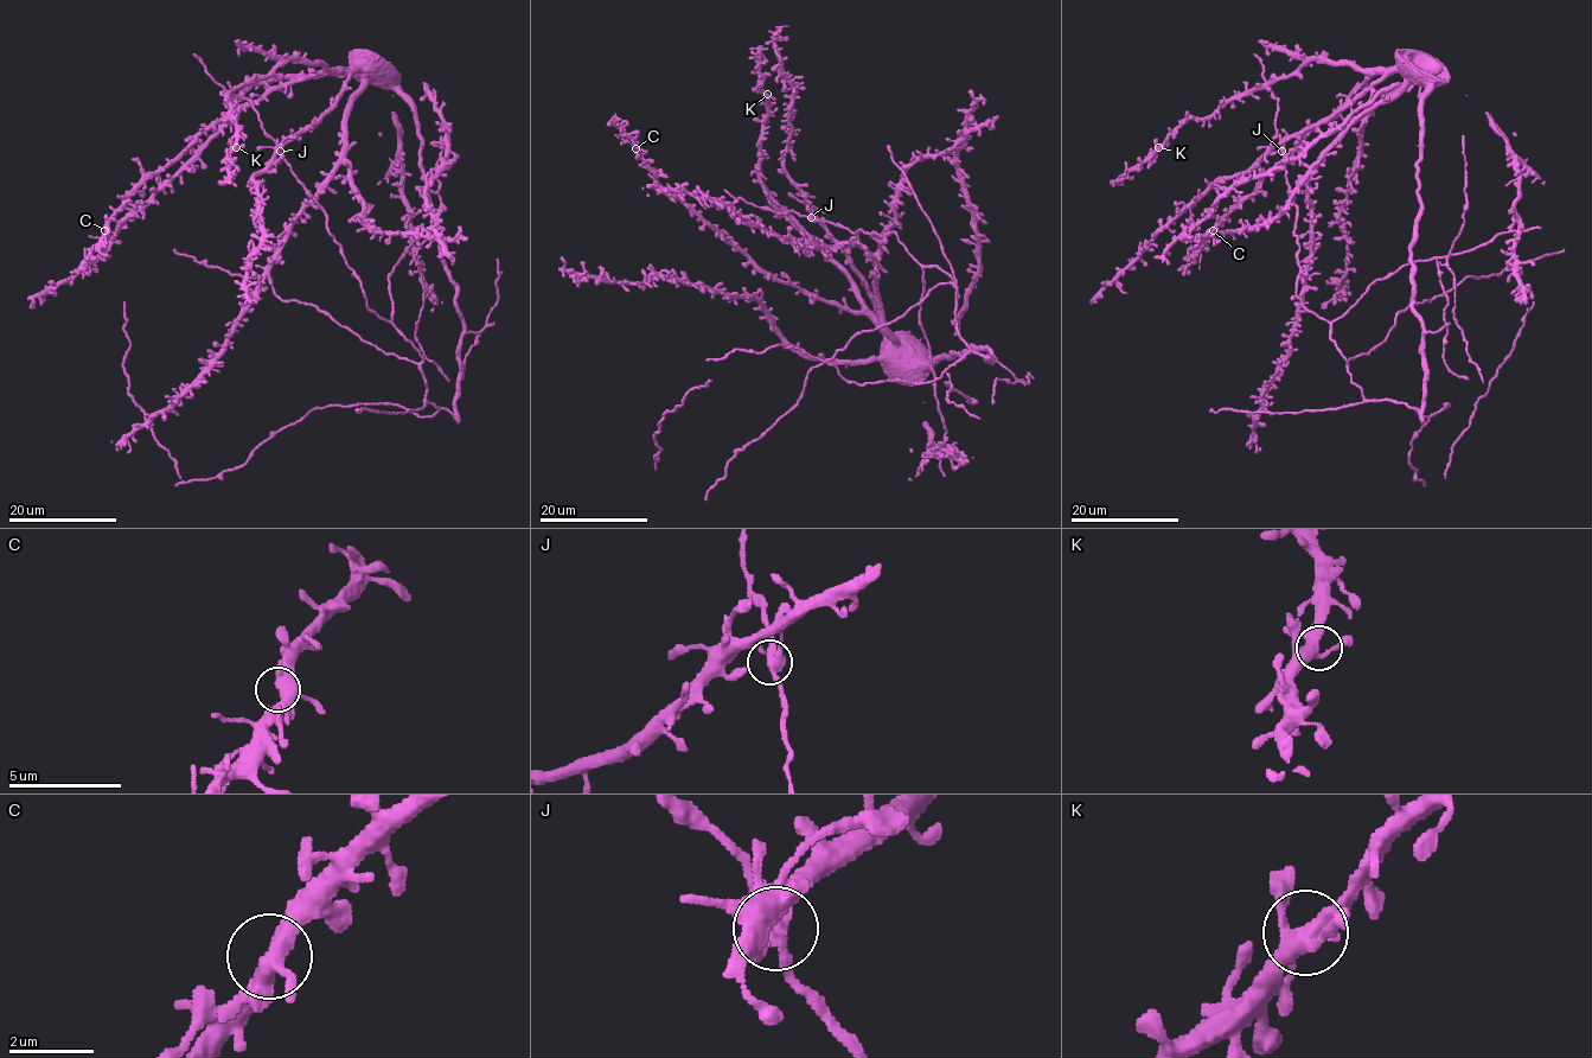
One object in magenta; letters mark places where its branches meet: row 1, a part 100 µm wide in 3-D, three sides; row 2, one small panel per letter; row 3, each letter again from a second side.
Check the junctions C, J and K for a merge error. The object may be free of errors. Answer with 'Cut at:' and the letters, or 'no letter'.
Cut at: no letter

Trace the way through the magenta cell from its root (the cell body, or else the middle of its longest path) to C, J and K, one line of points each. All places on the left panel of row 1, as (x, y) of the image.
C: (432, 211), (416, 112), (389, 84), (366, 71), (320, 71), (272, 88), (205, 128), (127, 197), (104, 230)
J: (432, 211), (421, 164), (416, 112), (392, 88), (363, 71), (356, 71), (339, 97), (280, 150)
K: (432, 211), (416, 112), (392, 88), (359, 70), (283, 61), (272, 72), (248, 80), (229, 96), (236, 147)

